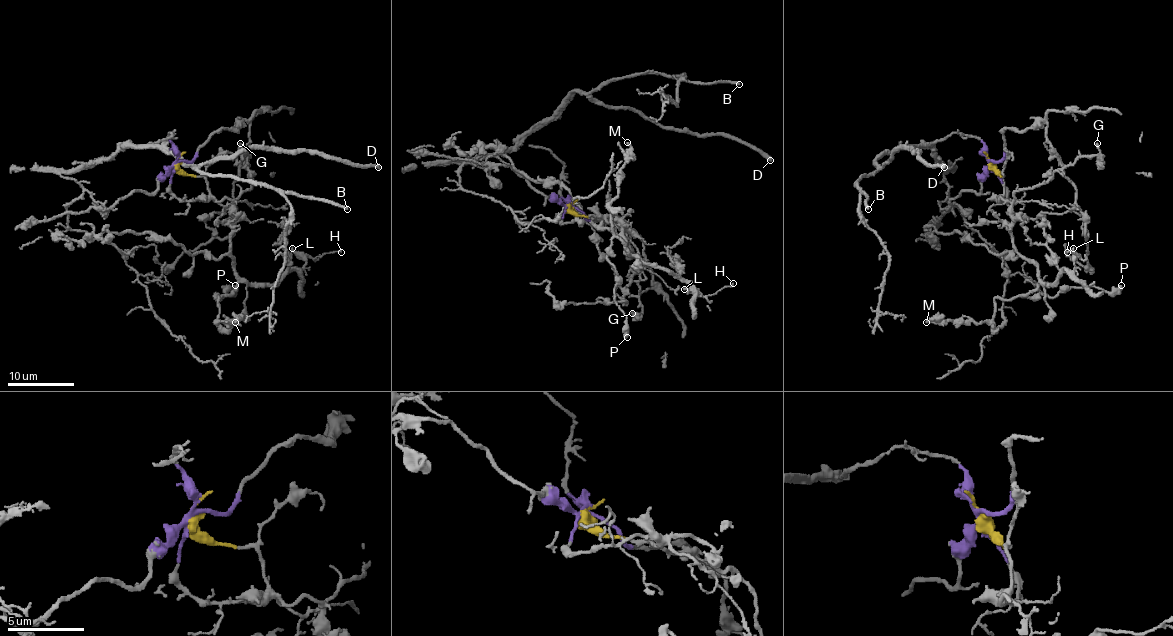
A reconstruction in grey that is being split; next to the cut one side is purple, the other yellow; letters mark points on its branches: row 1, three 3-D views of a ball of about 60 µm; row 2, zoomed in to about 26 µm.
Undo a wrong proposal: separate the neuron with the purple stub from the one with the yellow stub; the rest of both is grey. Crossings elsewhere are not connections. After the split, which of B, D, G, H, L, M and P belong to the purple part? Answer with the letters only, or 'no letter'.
B, D

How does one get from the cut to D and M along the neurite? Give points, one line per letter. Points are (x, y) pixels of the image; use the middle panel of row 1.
D: (570, 205), (490, 155), (478, 164), (455, 160), (502, 154), (575, 92), (660, 125), (732, 137), (771, 160)
M: (570, 205), (579, 215), (620, 217), (629, 254), (610, 225), (627, 142)

